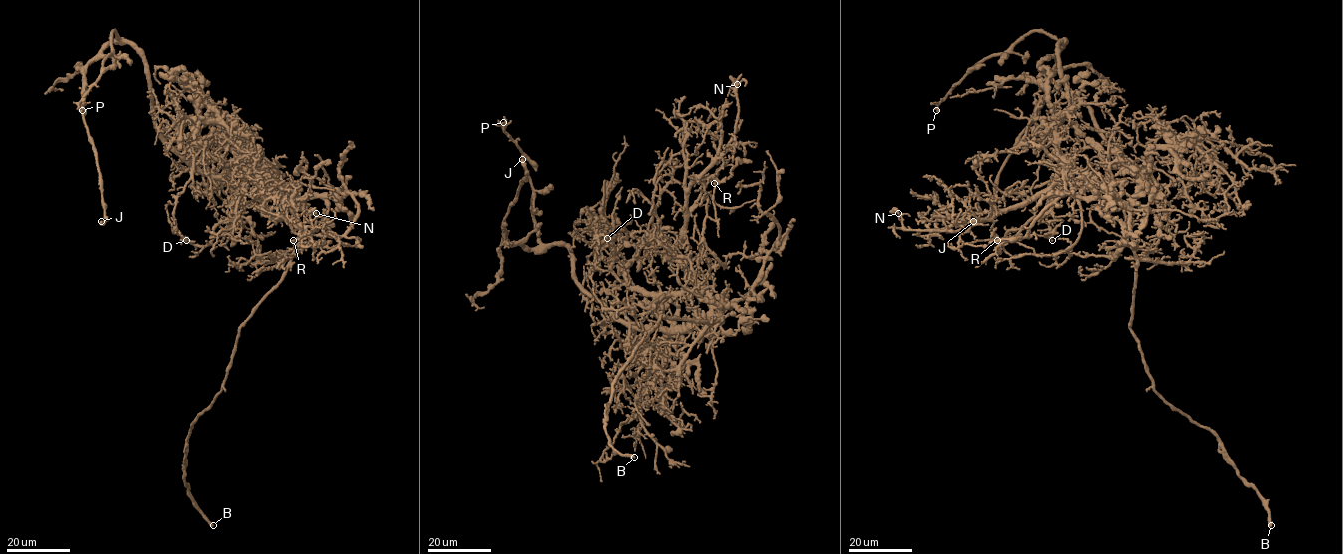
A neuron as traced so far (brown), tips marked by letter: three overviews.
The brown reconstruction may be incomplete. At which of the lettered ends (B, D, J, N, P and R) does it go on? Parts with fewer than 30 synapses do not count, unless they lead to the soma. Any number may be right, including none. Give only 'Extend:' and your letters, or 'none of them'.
Extend: B

